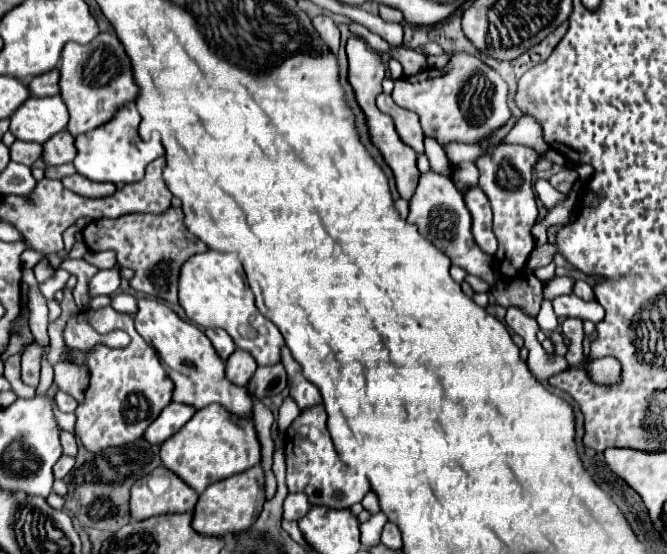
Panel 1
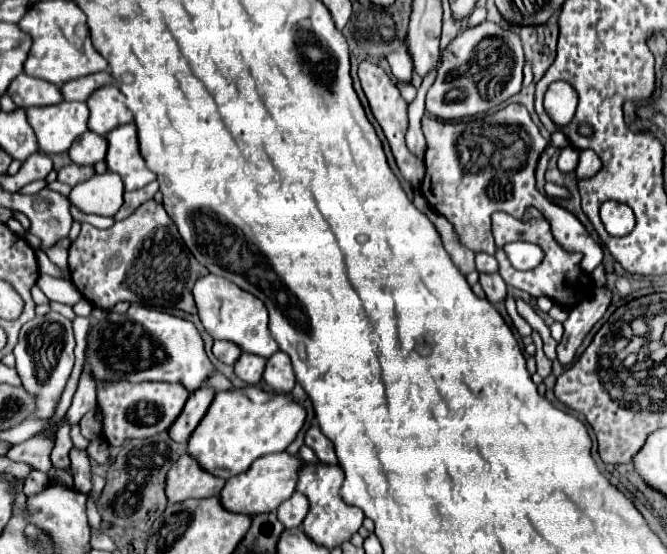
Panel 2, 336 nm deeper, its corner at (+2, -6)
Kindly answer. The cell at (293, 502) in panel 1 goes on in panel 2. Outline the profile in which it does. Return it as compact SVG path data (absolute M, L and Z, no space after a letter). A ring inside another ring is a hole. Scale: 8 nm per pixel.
M294 493L288 501L284 501L278 509L276 509L276 515L278 515L278 521L286 527L286 529L294 529L294 527L300 527L300 523L304 521L308 513L308 499L302 495L302 493Z

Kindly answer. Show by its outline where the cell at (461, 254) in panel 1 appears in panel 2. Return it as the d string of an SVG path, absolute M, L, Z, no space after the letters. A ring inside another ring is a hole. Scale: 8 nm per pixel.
M480 275L480 283L490 303L498 303L506 299L506 283L500 275Z

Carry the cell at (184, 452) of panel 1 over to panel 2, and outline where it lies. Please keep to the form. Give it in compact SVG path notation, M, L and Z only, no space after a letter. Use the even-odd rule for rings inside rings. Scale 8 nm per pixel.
M254 385L242 387L242 389L218 391L204 421L198 425L198 429L192 433L192 437L188 441L188 453L194 455L206 471L210 471L218 477L230 479L232 475L246 471L258 457L284 451L296 439L300 429L304 427L304 419L306 419L306 409L284 393L268 393Z

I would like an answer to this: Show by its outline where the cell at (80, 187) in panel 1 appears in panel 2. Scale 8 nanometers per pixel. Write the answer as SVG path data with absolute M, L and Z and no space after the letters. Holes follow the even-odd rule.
M70 163L70 165L66 165L66 167L62 167L58 171L58 181L68 183L72 187L78 181L90 179L92 175L94 175L94 167L92 165L76 165L76 163Z

